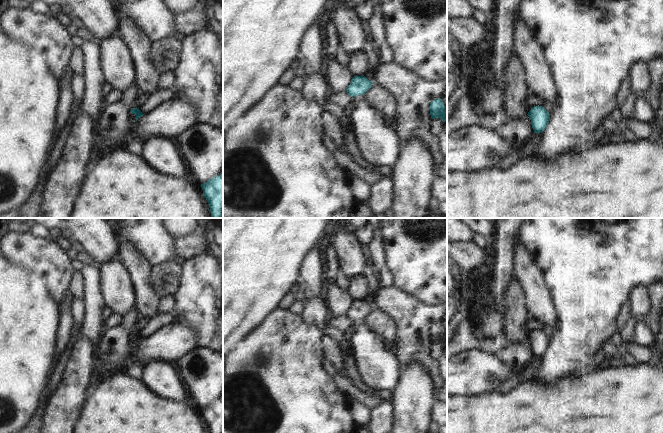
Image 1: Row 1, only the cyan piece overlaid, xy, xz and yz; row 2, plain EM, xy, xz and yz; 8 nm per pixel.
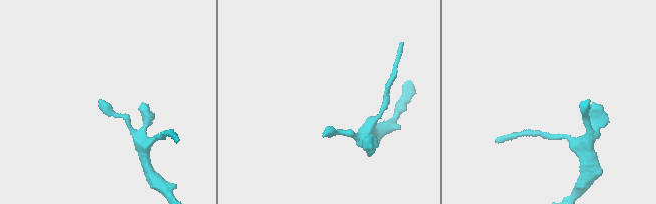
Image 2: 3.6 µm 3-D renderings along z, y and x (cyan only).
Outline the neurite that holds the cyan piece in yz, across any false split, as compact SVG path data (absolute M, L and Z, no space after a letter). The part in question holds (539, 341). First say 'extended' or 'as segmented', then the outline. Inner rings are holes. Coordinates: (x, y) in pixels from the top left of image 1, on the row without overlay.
as segmented; M534 330L527 338L530 341L534 357L542 357L548 350L550 338L543 330Z

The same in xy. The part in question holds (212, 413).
as segmented; M219 398L200 410L210 433L223 433L223 400Z

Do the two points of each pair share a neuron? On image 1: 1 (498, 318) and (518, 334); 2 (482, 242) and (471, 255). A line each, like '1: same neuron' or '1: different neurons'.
1: different neurons
2: different neurons

